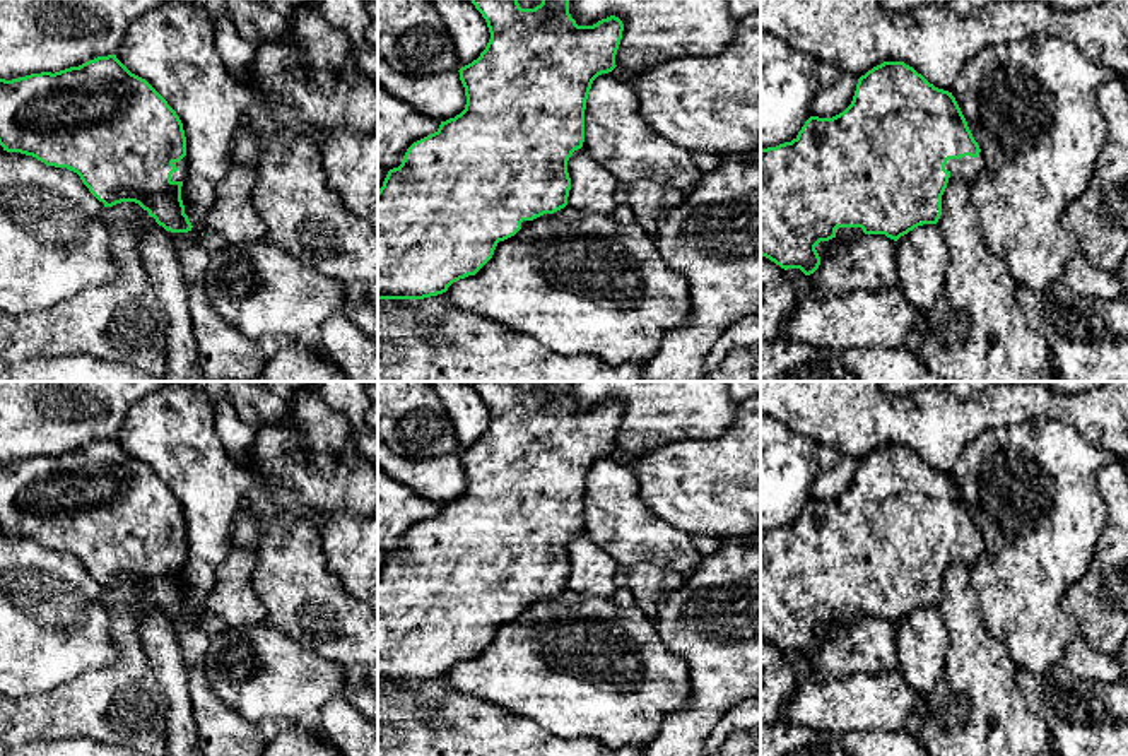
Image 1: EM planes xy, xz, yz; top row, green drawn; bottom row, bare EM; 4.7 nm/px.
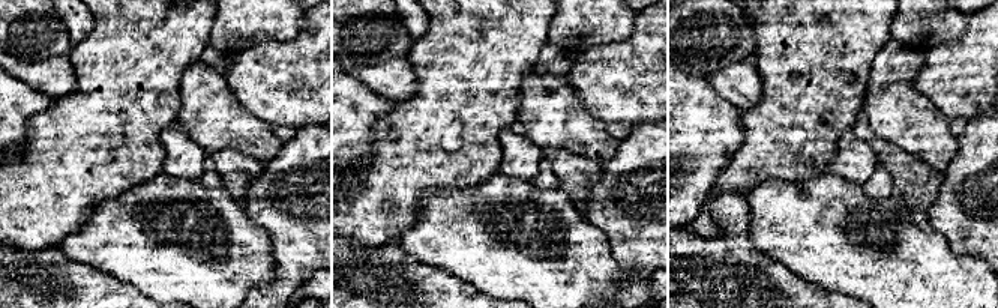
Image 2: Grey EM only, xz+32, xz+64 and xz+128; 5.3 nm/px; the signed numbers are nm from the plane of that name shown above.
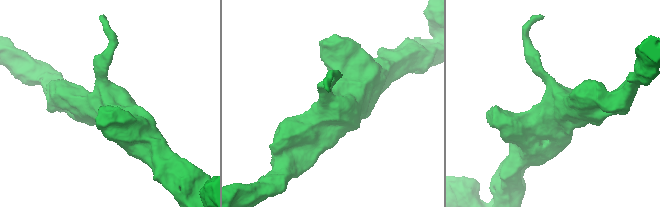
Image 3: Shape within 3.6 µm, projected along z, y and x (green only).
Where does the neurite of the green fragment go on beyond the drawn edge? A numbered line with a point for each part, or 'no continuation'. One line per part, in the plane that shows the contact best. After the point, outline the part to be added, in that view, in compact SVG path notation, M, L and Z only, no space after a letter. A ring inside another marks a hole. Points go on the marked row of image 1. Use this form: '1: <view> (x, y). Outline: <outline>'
1: yz (966, 168). Outline: M979 152L978 157L961 157L961 159L949 159L945 164L945 169L950 173L949 181L966 181L971 183L981 171L983 168L983 152Z

